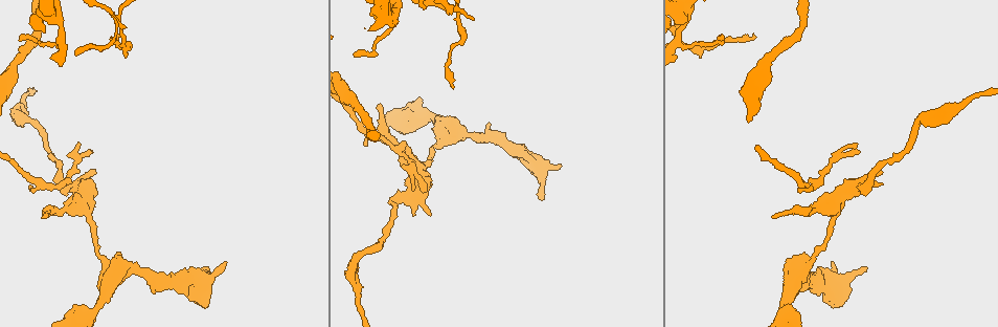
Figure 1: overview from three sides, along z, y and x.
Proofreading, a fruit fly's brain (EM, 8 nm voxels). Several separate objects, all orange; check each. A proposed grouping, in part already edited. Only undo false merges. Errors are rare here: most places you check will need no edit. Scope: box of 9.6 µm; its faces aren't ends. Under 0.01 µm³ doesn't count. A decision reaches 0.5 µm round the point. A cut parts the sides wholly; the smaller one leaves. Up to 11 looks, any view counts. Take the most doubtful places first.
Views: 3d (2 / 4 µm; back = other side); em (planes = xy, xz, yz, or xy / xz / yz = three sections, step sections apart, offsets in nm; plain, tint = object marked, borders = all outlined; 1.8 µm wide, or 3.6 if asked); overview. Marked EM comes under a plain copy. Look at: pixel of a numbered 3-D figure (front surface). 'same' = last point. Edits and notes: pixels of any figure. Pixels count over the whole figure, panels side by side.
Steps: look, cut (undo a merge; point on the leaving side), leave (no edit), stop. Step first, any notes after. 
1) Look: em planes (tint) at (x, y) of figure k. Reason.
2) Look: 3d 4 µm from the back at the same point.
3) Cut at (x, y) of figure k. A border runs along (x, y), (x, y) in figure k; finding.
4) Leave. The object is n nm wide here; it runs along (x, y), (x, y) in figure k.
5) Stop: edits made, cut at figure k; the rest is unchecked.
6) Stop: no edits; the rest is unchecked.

Look: 3d 2 µm at (457, 14) of figure 1. Thin neck.

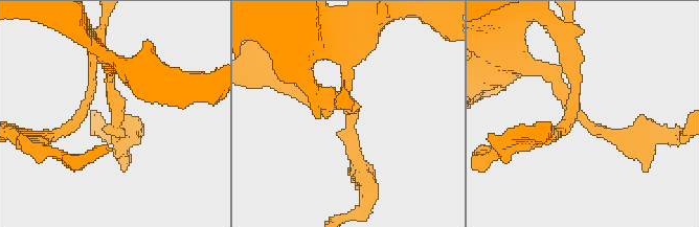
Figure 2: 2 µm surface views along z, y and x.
Look: em planes (borders) at (349, 117) of figure 2. Now the EM.

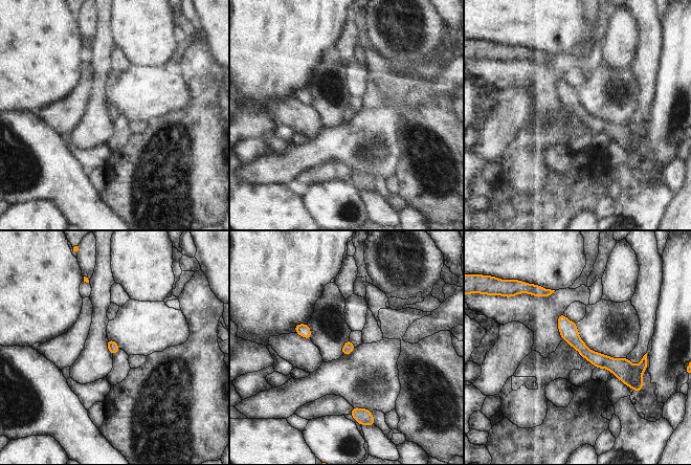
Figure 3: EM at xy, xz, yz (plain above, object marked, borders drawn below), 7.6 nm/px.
Leave. It runs along (561, 315), (591, 356), (642, 363) in figure 3; continuous, no second neuron.

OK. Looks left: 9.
Look: 3d 4 µm at (397, 16) of figure 1. Thin arm on a thick one.

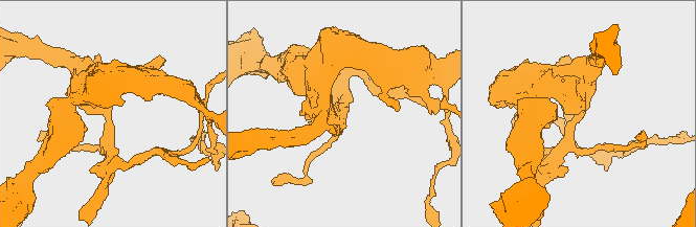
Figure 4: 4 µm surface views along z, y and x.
Look: em planes (borders) at (577, 116) of figure 4. 3 arms meet here; now the EM.

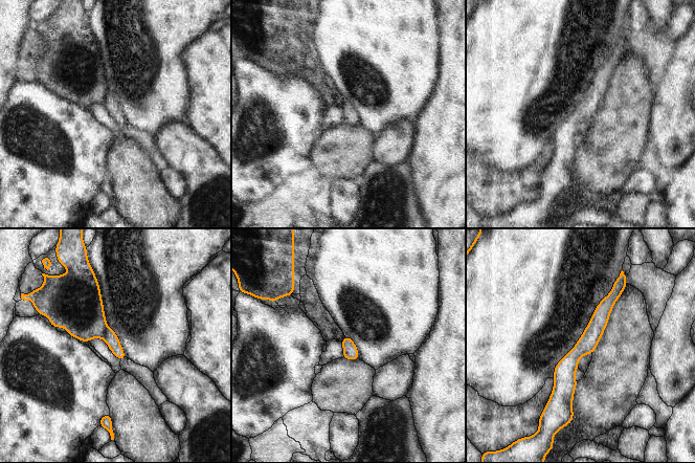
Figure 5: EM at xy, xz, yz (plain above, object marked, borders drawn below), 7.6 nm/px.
Leave. It runs along (613, 291), (566, 367), (567, 406) in figure 5; one neuron here.

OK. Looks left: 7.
Look: 3d 4 µm at (422, 119) of figure 1. Three-way junction.

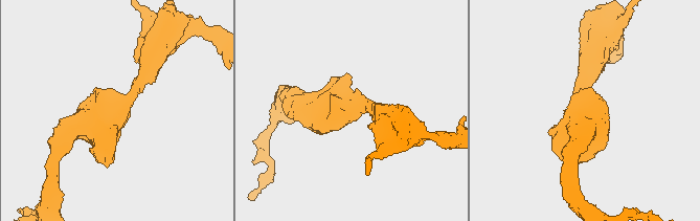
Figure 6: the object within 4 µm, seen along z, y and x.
Look: em 3.6 µm planes (tint) at (349, 109) of figure 6. 3 arms meet here; the arms are 240, 320, 700 nm wide; need the tissue.

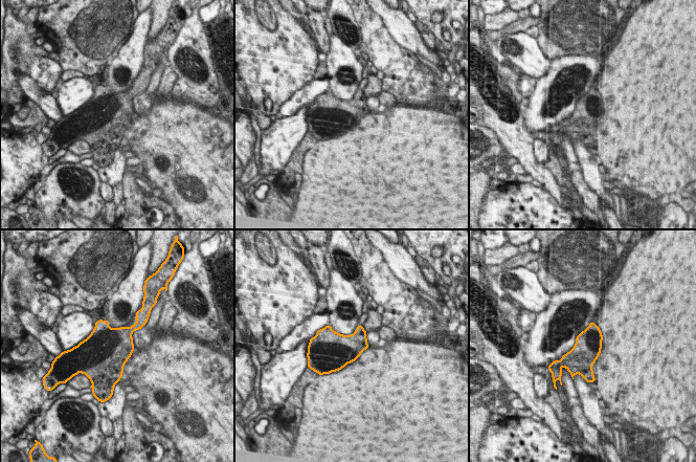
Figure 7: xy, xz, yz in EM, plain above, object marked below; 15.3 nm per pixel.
Leave. Continuous, no second neuron.

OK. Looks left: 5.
Look: em yz step 4 (tint) at (415, 199) of figure 1. Sharp bend.

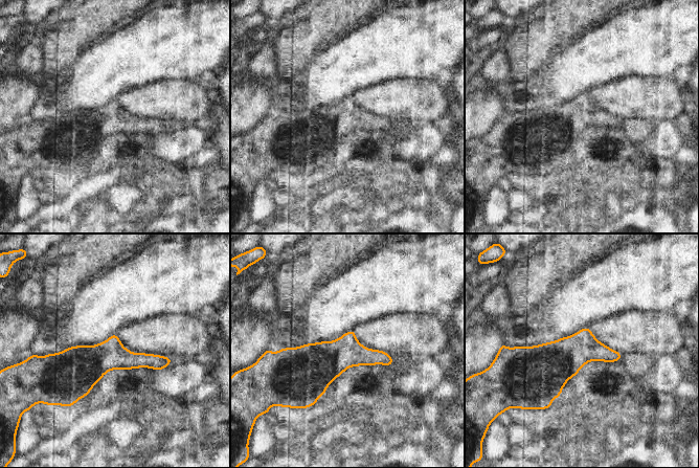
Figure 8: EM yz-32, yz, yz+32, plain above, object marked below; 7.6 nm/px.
Leave. All the same neuron.

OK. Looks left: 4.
Stop: no edits; the rest is unchecked.

